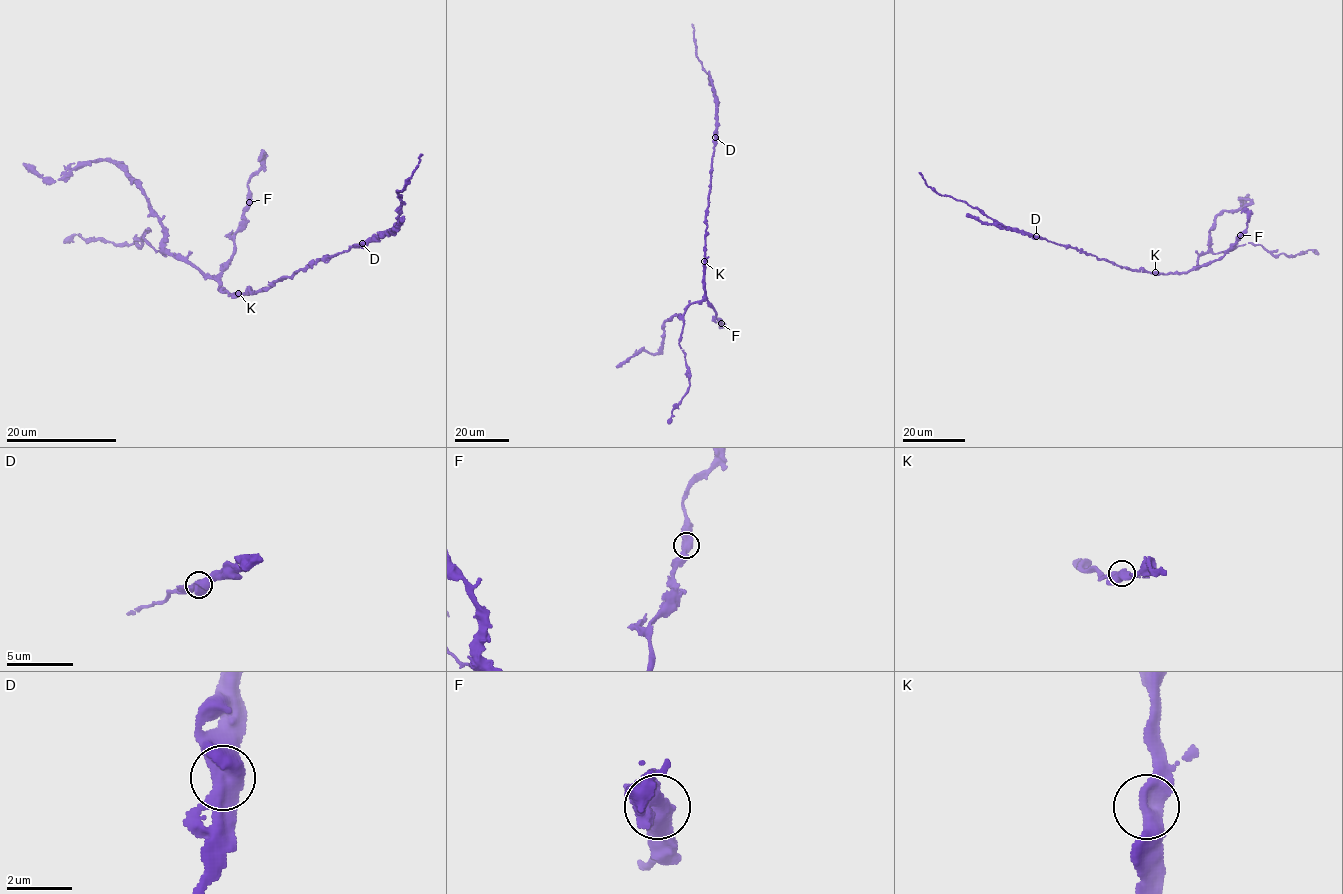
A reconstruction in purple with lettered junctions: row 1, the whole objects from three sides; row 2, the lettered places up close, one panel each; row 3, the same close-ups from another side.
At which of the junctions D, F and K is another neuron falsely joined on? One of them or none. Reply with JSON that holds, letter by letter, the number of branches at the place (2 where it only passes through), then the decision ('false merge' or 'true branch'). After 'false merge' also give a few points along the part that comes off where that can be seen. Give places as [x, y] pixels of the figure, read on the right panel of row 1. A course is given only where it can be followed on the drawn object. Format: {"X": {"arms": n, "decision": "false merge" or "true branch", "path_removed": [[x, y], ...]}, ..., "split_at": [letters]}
{"D": {"arms": 2, "decision": "false merge", "path_removed": [[1035, 236], [984, 224], [966, 215]]}, "F": {"arms": 2, "decision": "true branch"}, "K": {"arms": 2, "decision": "true branch"}, "split_at": ["D"]}

